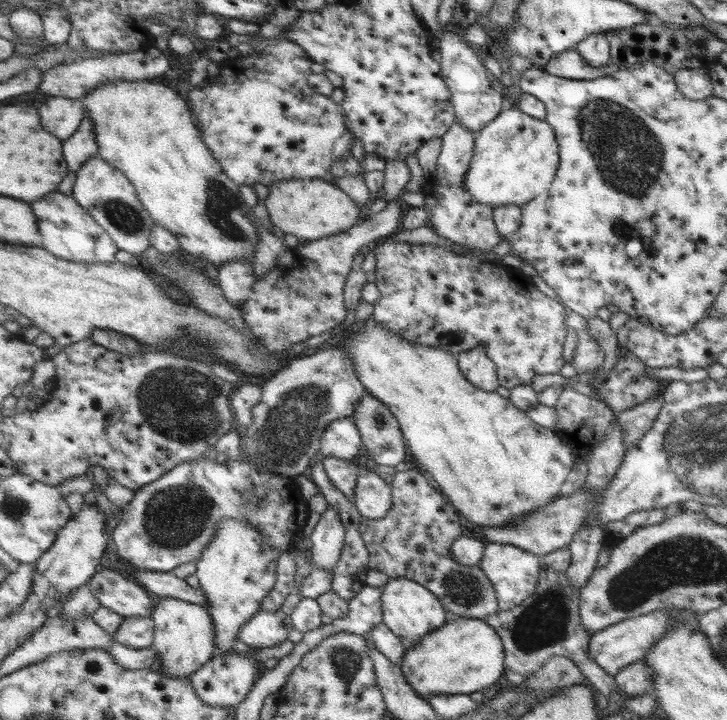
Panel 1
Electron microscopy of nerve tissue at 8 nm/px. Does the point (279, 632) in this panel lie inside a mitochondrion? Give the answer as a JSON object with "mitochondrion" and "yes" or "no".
{"mitochondrion":"no"}

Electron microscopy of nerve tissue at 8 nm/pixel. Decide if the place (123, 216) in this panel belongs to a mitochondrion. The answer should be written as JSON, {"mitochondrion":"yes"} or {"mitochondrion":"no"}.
{"mitochondrion":"yes"}

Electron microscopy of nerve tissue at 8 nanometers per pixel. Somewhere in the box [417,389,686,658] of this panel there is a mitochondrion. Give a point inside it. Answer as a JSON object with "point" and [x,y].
{"point":[545,622]}

